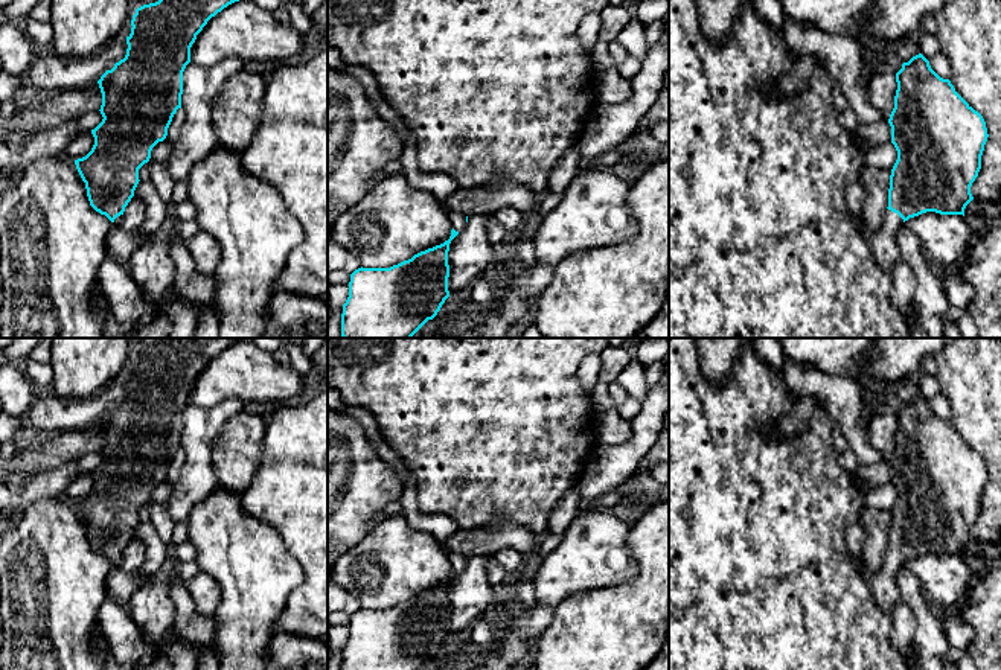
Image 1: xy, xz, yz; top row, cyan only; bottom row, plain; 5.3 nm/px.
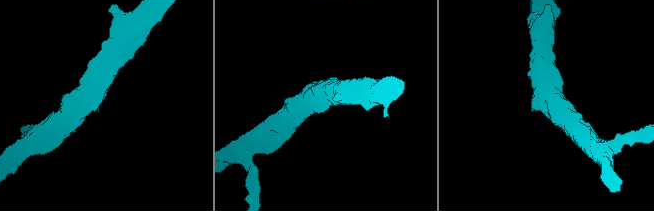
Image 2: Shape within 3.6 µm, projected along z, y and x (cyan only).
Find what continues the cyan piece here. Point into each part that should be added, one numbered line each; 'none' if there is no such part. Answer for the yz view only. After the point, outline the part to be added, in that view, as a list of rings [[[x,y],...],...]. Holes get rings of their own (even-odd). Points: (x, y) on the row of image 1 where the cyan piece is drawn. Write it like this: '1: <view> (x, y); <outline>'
1: yz (882, 242); [[[887,209],[882,227],[875,233],[867,233],[864,230],[864,216],[865,212],[856,213],[853,221],[864,234],[881,268],[891,276],[894,265],[902,259],[896,244],[896,233],[905,222],[897,213]]]

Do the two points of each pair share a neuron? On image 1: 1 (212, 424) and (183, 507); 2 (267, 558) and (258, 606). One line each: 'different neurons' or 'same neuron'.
1: same neuron
2: same neuron

